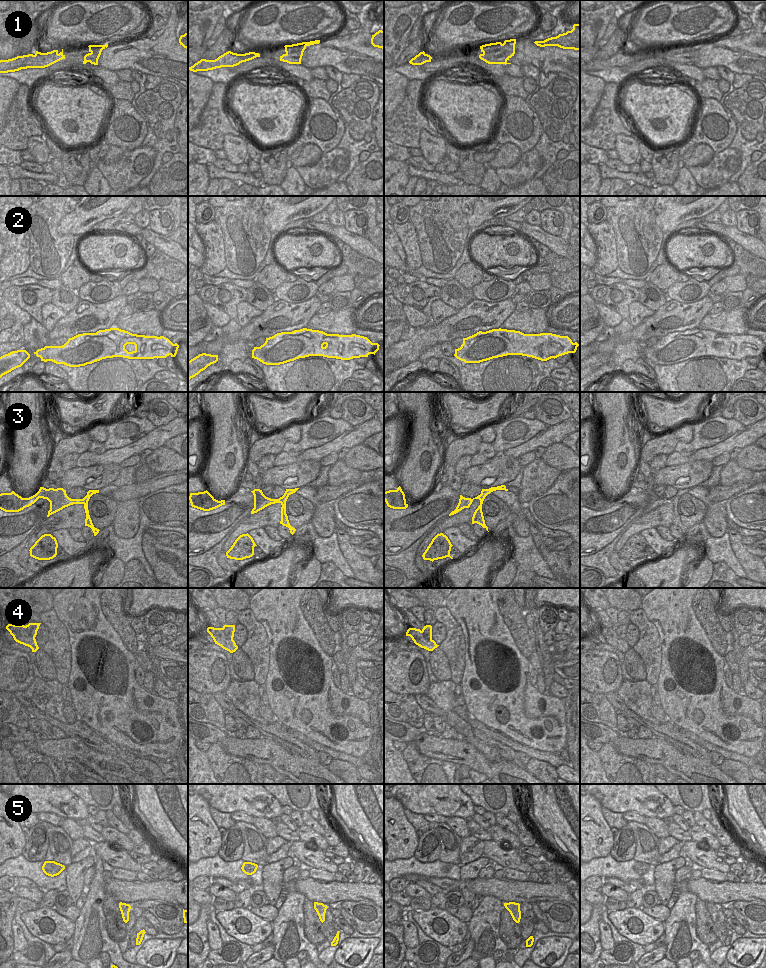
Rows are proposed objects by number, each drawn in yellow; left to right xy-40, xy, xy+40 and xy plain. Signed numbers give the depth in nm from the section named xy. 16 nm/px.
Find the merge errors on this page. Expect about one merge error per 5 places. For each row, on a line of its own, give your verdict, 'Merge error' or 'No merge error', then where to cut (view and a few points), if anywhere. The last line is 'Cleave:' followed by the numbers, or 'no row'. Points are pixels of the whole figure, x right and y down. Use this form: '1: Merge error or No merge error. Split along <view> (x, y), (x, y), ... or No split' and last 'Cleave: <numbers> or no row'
1: No merge error. No split
2: No merge error. No split
3: No merge error. No split
4: Merge error. Split along xy-40 (25, 626), (25, 629), (34, 638)
5: No merge error. No split
Cleave: 4

